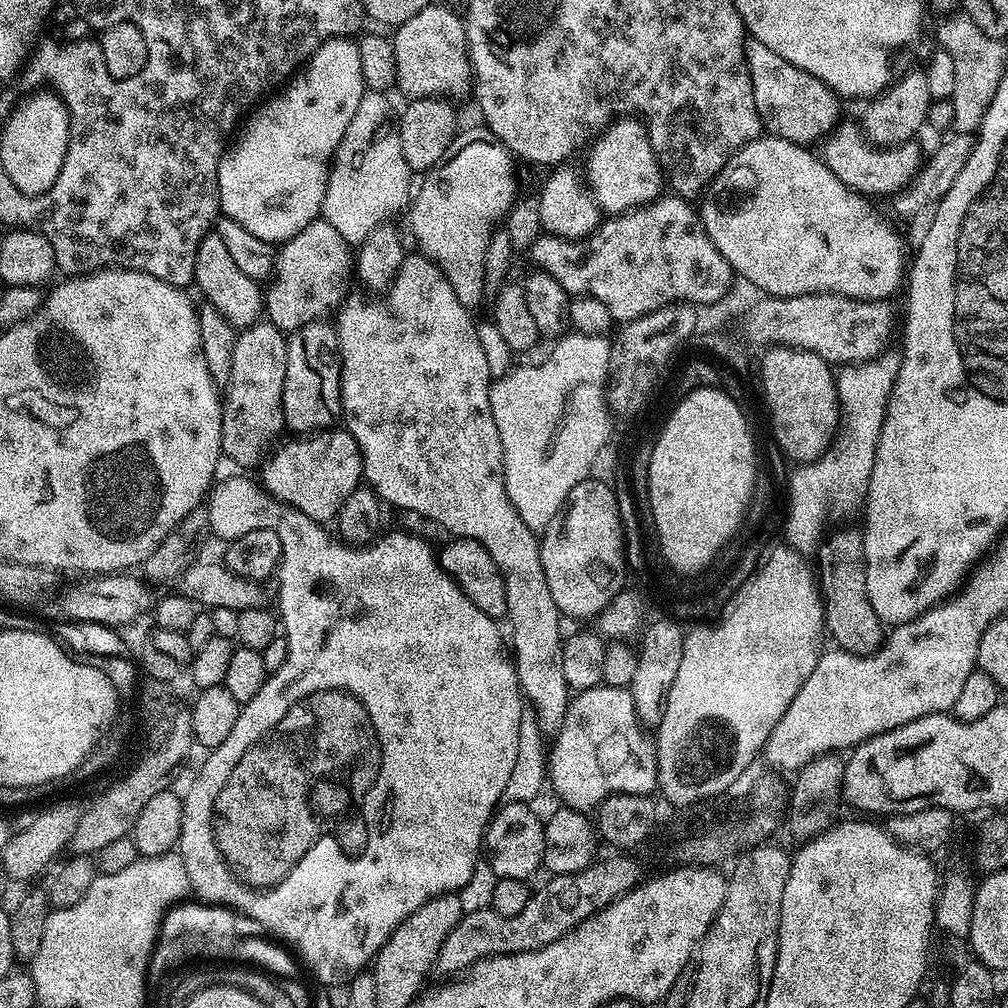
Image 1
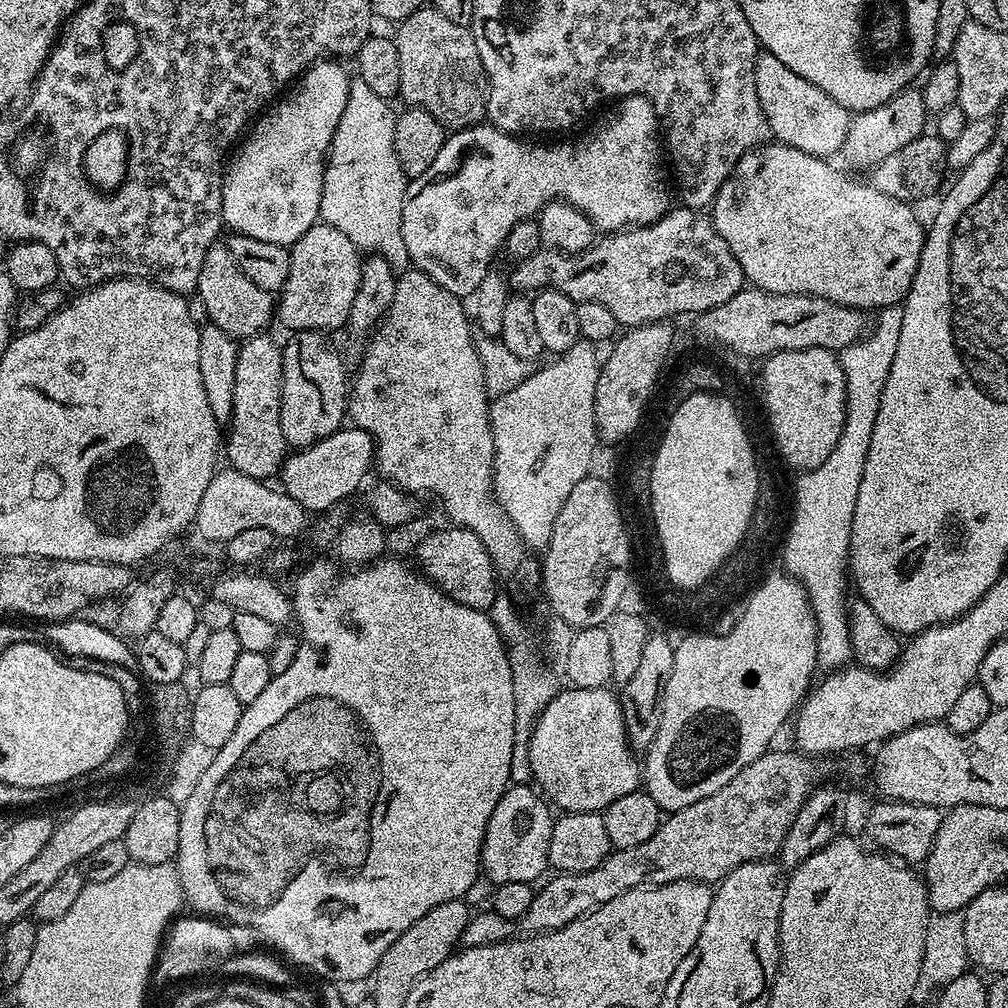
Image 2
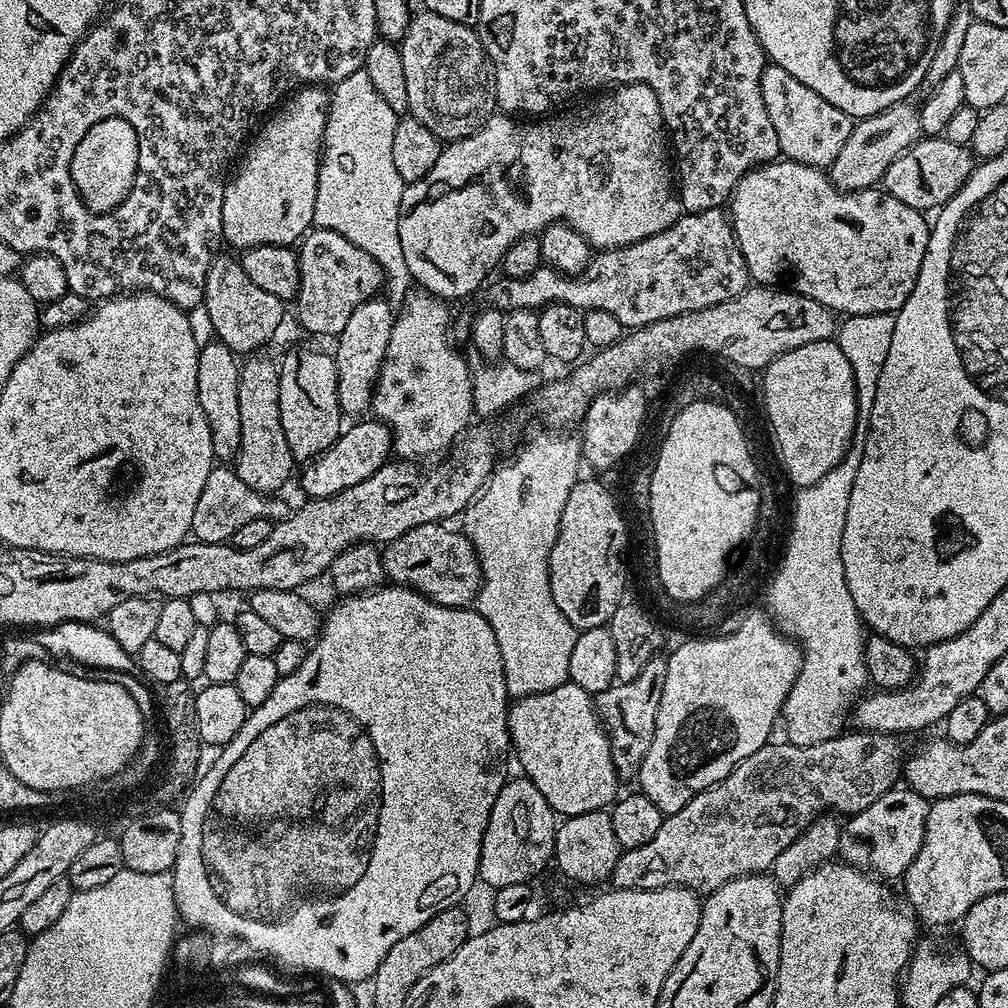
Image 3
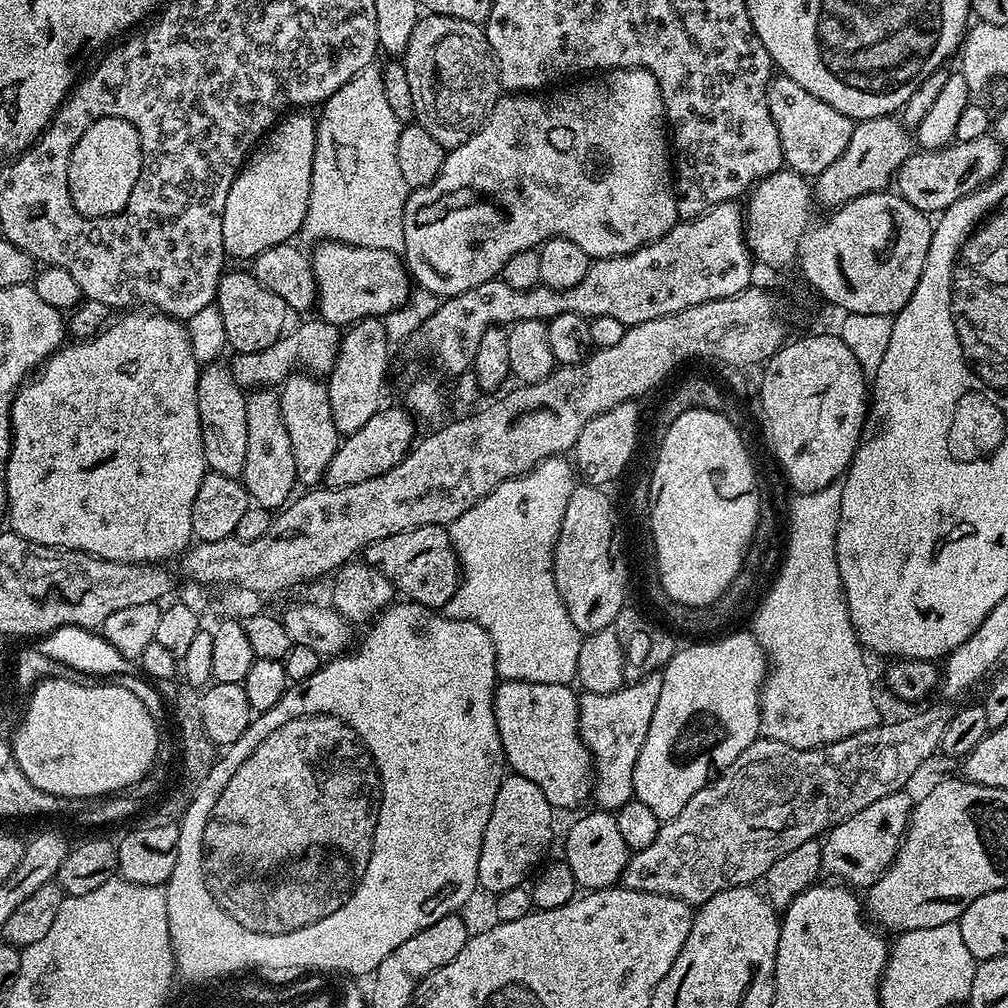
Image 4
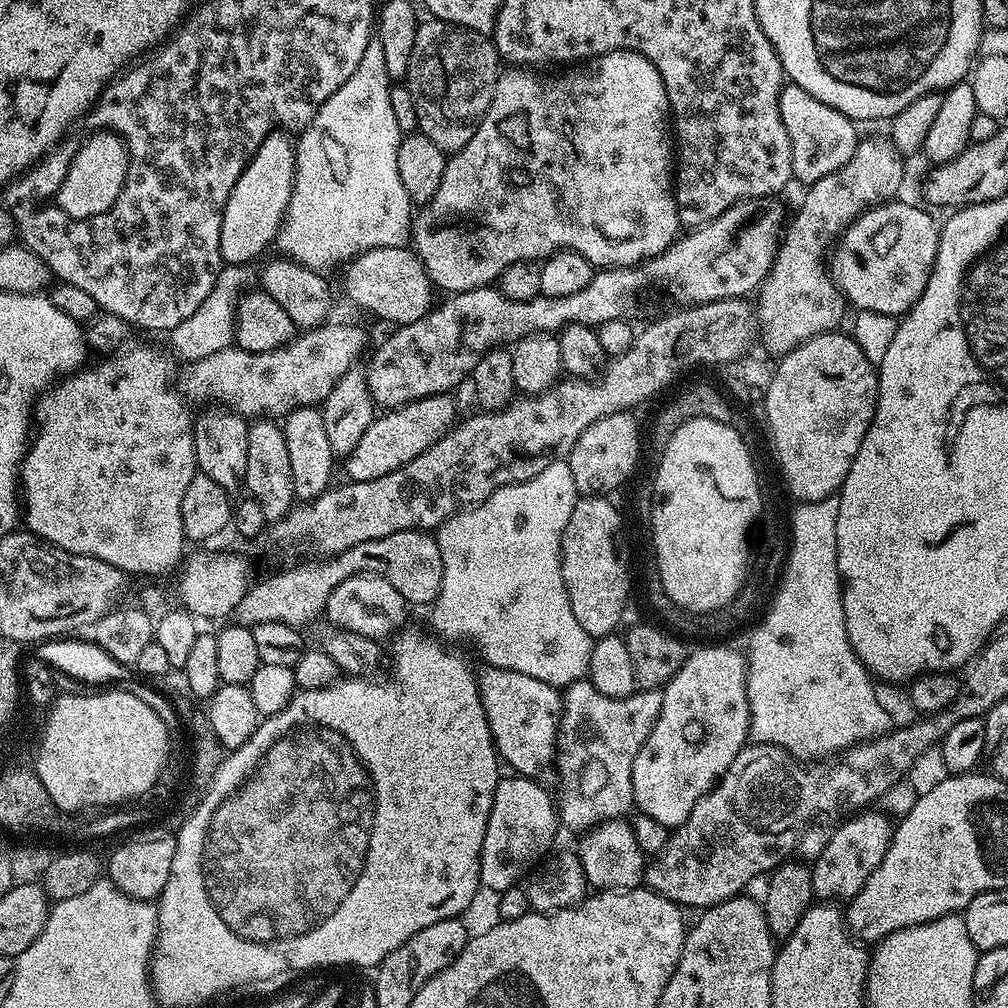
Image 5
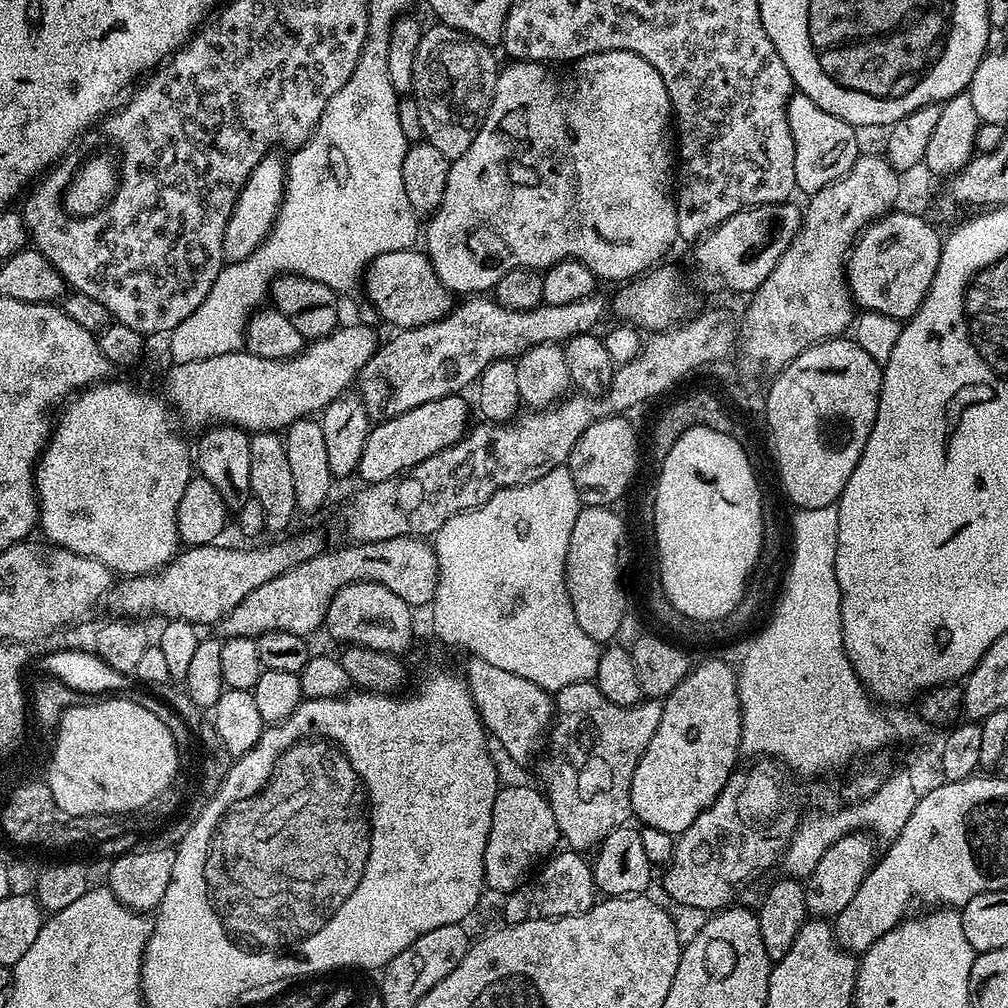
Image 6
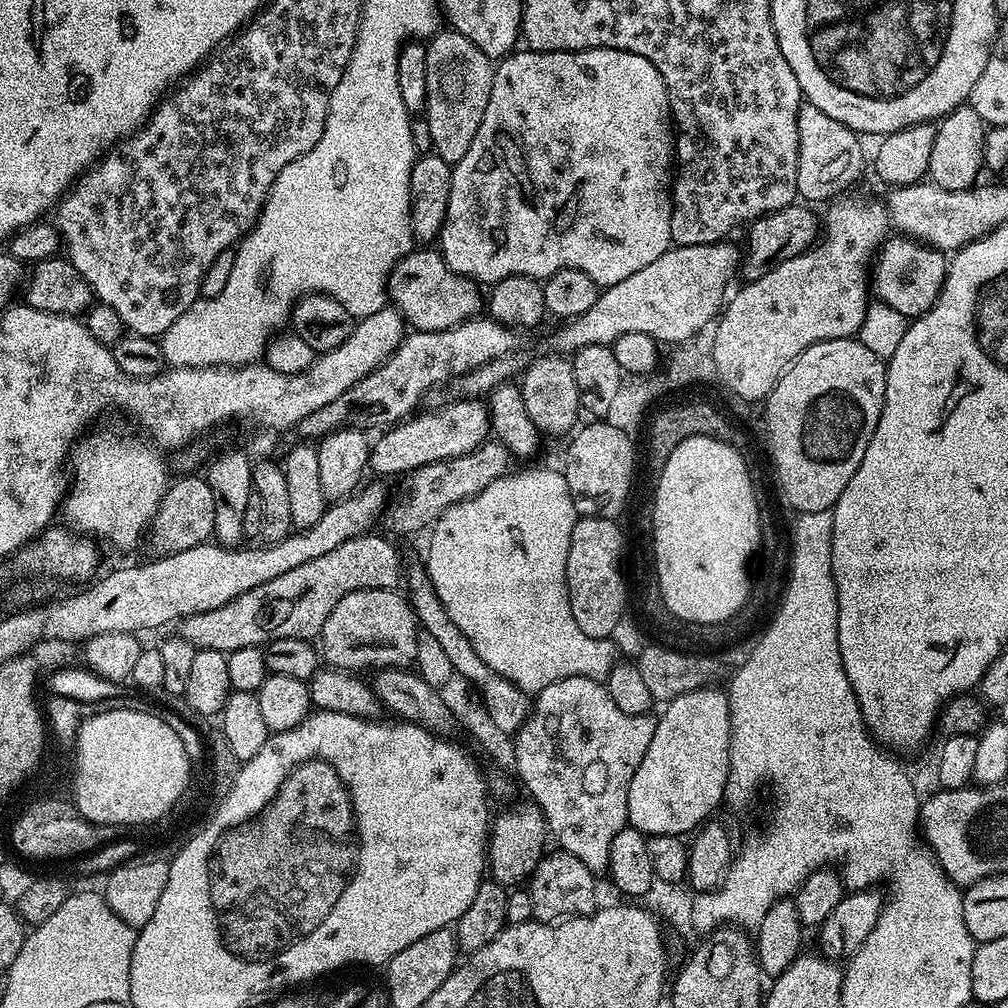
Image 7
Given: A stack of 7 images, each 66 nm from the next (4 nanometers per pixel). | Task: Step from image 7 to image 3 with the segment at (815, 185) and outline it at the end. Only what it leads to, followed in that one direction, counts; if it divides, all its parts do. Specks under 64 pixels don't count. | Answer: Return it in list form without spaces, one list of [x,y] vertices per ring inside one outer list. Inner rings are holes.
[[[769,63],[762,74],[762,102],[766,102],[766,114],[770,114],[774,134],[778,134],[778,146],[783,159],[802,162],[821,170],[831,169],[834,158],[838,158],[842,146],[846,146],[846,138],[850,138],[850,130],[854,123],[853,117],[838,110],[838,106],[830,106],[830,102],[826,102],[826,98],[822,98],[822,94],[814,94],[814,90],[810,90],[810,86],[798,82],[798,78],[794,78],[794,74],[782,70],[782,66],[774,63]]]

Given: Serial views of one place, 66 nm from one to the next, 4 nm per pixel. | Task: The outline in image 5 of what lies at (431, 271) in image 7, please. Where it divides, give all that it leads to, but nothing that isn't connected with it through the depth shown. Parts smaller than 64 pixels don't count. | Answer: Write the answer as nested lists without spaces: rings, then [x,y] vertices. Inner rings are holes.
[[[411,247],[375,248],[349,260],[342,272],[349,302],[380,320],[389,320],[392,326],[418,322],[433,307],[432,279]]]

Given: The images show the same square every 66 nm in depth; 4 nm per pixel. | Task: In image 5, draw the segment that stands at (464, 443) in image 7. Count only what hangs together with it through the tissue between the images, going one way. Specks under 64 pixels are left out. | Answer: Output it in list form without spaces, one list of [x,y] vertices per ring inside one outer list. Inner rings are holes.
[[[448,394],[427,396],[404,404],[400,408],[384,410],[373,419],[366,434],[362,434],[358,446],[347,453],[344,468],[348,471],[347,479],[351,482],[374,482],[374,478],[382,478],[382,474],[390,474],[402,466],[406,466],[418,454],[430,450],[434,442],[438,442],[457,423],[456,404]]]

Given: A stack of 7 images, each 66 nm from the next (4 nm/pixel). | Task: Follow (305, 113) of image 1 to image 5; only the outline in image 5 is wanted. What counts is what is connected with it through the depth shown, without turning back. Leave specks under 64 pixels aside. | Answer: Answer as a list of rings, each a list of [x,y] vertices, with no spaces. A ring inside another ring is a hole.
[[[284,130],[270,133],[262,146],[258,146],[252,161],[242,170],[238,182],[234,182],[234,190],[230,190],[230,198],[224,207],[220,239],[220,259],[225,265],[259,261],[265,255],[263,252],[280,235],[296,182],[296,145],[293,137],[288,136],[291,135]]]

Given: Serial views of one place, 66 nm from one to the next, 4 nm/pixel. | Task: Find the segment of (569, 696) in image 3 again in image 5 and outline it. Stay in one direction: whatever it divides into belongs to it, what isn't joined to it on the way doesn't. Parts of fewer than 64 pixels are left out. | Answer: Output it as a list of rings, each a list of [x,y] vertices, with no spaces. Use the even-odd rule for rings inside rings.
[[[491,666],[485,667],[485,672],[482,671],[478,676],[478,683],[480,685],[480,697],[482,698],[482,706],[486,710],[486,718],[488,719],[488,725],[490,726],[490,734],[492,735],[492,741],[496,744],[496,751],[503,763],[508,764],[513,773],[521,776],[531,776],[533,778],[543,777],[543,772],[548,767],[553,767],[554,761],[558,756],[558,733],[560,730],[560,714],[562,711],[562,696],[558,691],[557,685],[547,684],[546,682],[538,682],[538,678],[530,678],[530,674],[518,674],[518,670],[506,670],[505,668],[493,668]]]

